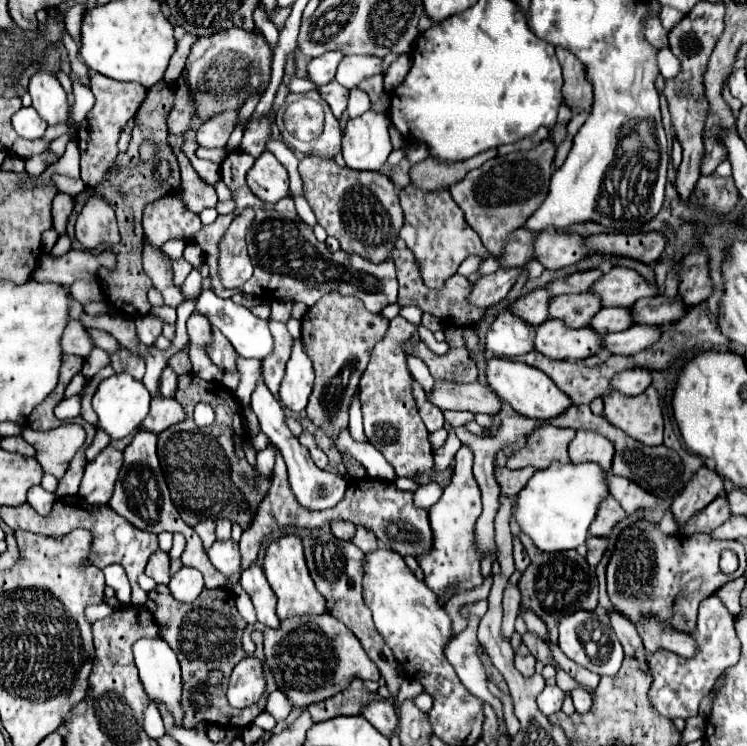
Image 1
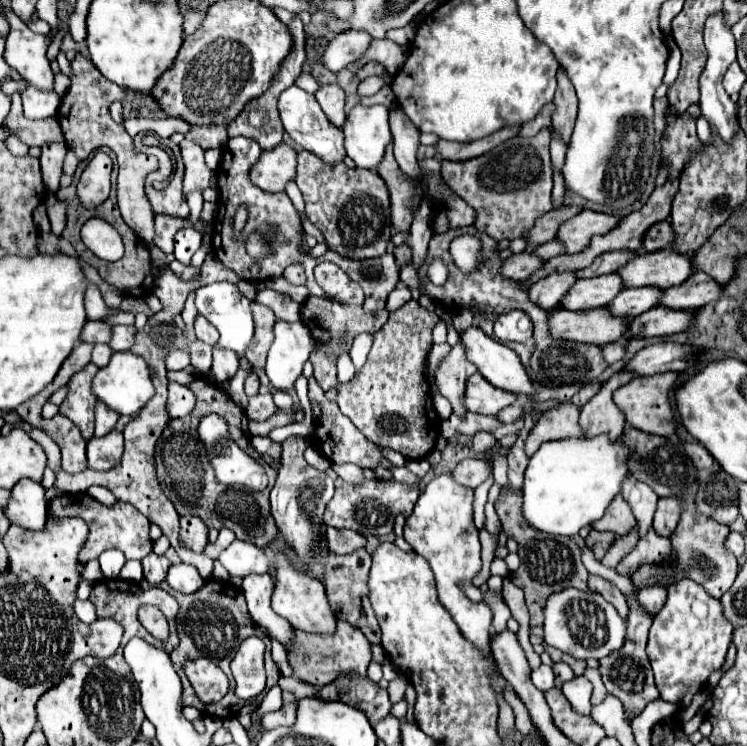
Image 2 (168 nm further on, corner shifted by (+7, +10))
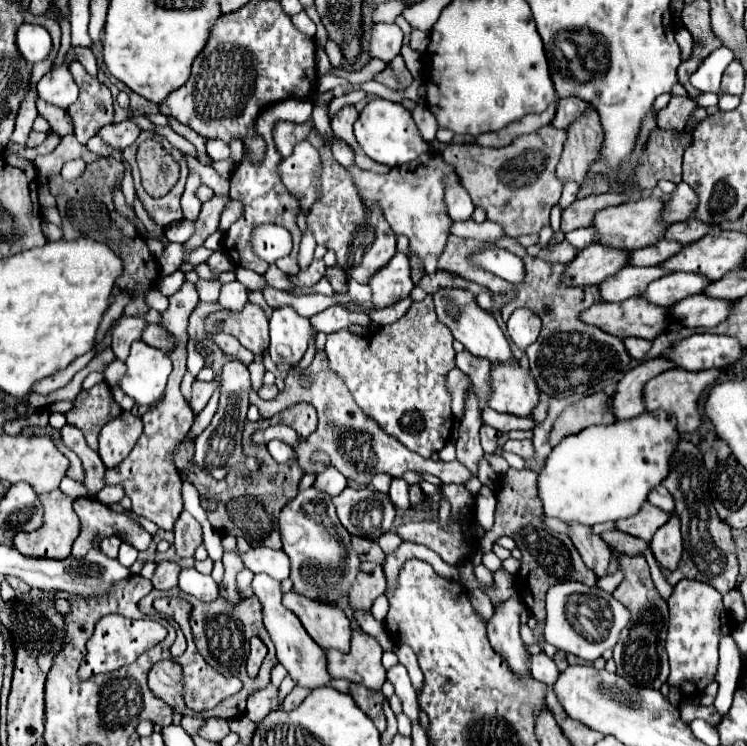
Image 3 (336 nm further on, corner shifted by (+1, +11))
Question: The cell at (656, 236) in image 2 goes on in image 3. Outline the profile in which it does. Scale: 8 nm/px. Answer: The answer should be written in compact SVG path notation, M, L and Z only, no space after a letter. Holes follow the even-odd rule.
M689 217L689 221L681 221L681 223L673 223L667 229L667 239L679 241L679 243L695 243L701 237L705 237L709 231L713 229L713 225L707 225L703 221L697 221L695 217Z

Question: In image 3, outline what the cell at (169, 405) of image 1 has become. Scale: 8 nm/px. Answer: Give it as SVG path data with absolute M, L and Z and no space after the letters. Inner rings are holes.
M195 381L193 383L193 397L191 397L191 409L193 409L193 413L203 411L203 407L207 405L207 401L215 393L215 389L217 389L217 383L215 381L209 381L209 383Z

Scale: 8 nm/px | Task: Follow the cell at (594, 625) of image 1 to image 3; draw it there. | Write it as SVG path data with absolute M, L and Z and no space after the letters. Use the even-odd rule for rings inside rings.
M579 581L557 583L547 591L547 621L545 641L565 653L573 653L585 661L595 661L603 651L613 649L625 625L629 625L629 611L613 599L611 593L599 587L587 587Z

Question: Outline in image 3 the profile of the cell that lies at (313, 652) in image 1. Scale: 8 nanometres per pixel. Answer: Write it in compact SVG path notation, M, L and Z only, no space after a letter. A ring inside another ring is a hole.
M353 631L351 651L347 655L327 651L327 669L335 679L359 683L371 691L379 691L385 683L385 669L381 665L381 645L363 631Z

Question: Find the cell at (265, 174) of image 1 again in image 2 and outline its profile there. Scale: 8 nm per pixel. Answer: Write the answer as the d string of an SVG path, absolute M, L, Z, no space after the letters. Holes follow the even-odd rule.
M287 144L263 150L259 162L249 172L251 182L263 192L283 192L285 184L295 178L295 154Z

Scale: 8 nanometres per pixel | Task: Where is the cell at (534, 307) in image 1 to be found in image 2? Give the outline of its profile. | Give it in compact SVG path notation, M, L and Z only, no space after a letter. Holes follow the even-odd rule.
M575 272L571 274L551 274L529 288L529 300L543 310L553 310L559 306L563 294L575 282Z

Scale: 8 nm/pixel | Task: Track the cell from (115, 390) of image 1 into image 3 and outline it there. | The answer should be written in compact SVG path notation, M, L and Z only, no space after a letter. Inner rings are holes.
M133 341L131 353L129 353L125 365L127 365L127 373L121 379L121 389L129 397L133 397L139 405L155 405L163 397L167 377L169 377L169 373L173 369L169 355L165 351L161 351L161 349L157 349L157 347L147 345L145 341Z

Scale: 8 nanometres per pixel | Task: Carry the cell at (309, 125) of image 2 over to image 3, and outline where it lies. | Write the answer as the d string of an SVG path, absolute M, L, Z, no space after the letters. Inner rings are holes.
M335 139L331 143L331 151L333 151L335 159L345 169L349 169L349 173L353 175L353 183L355 183L359 197L363 199L363 207L379 209L383 213L383 217L387 219L387 223L391 225L393 233L405 235L409 239L409 255L417 255L423 261L425 271L435 273L437 261L447 245L447 237L451 235L449 227L453 221L451 221L451 217L447 213L447 205L445 205L443 179L453 173L453 167L449 163L445 163L441 153L427 151L427 153L423 153L423 157L417 157L417 163L393 167L389 173L377 175L377 173L359 169L353 161L353 151L339 139Z

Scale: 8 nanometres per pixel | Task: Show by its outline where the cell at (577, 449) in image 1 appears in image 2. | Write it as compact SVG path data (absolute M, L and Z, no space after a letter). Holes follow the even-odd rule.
M623 372L613 374L601 386L601 390L581 408L579 426L585 434L585 438L593 438L597 434L607 434L611 438L611 442L617 442L621 438L623 428L625 428L625 416L613 404L611 394L619 386L627 384L631 378L633 378L633 374L627 374L627 372L625 374Z

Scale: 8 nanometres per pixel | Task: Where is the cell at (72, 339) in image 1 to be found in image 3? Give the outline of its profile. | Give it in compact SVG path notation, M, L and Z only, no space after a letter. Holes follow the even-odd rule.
M121 317L121 321L113 327L113 343L111 349L119 361L125 361L131 349L131 343L141 337L143 329L147 327L145 319L139 317Z

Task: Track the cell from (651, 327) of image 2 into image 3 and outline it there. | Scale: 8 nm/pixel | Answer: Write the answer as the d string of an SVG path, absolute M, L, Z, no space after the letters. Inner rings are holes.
M691 295L671 307L671 315L685 323L685 327L715 327L729 317L731 301L713 299L707 295Z

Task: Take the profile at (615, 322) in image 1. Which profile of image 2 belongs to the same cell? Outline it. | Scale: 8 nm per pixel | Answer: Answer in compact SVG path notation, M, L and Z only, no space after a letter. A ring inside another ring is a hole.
M635 288L635 290L621 290L613 302L609 304L609 310L613 316L619 318L635 318L643 314L645 310L651 310L653 306L659 304L659 288Z

